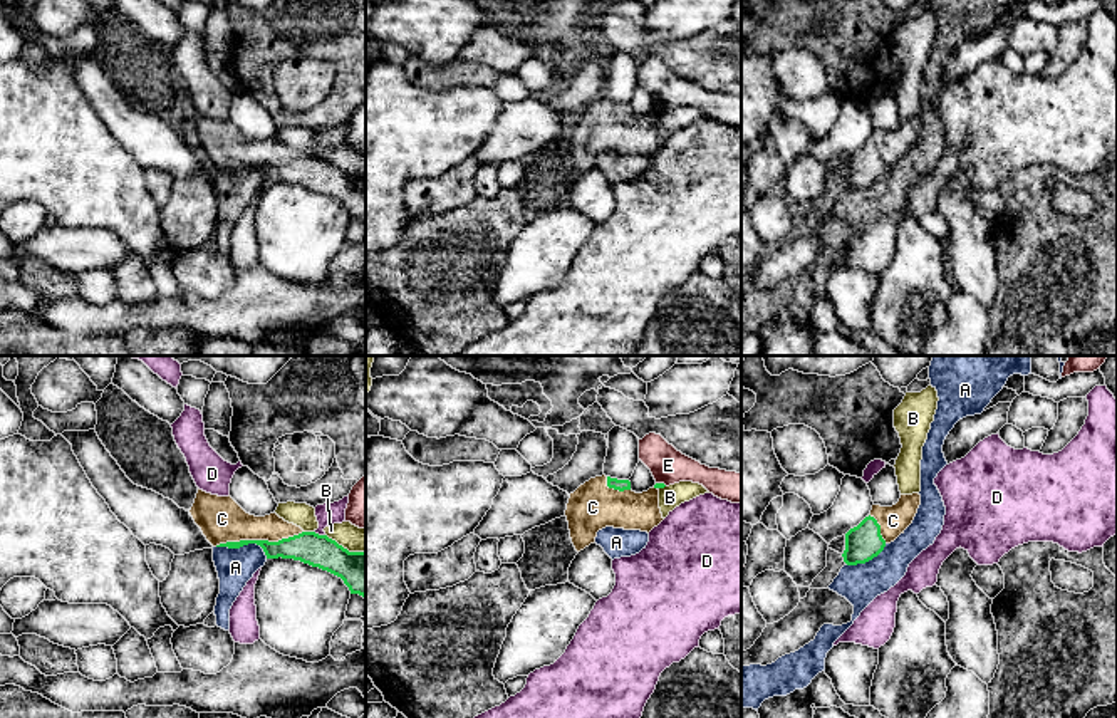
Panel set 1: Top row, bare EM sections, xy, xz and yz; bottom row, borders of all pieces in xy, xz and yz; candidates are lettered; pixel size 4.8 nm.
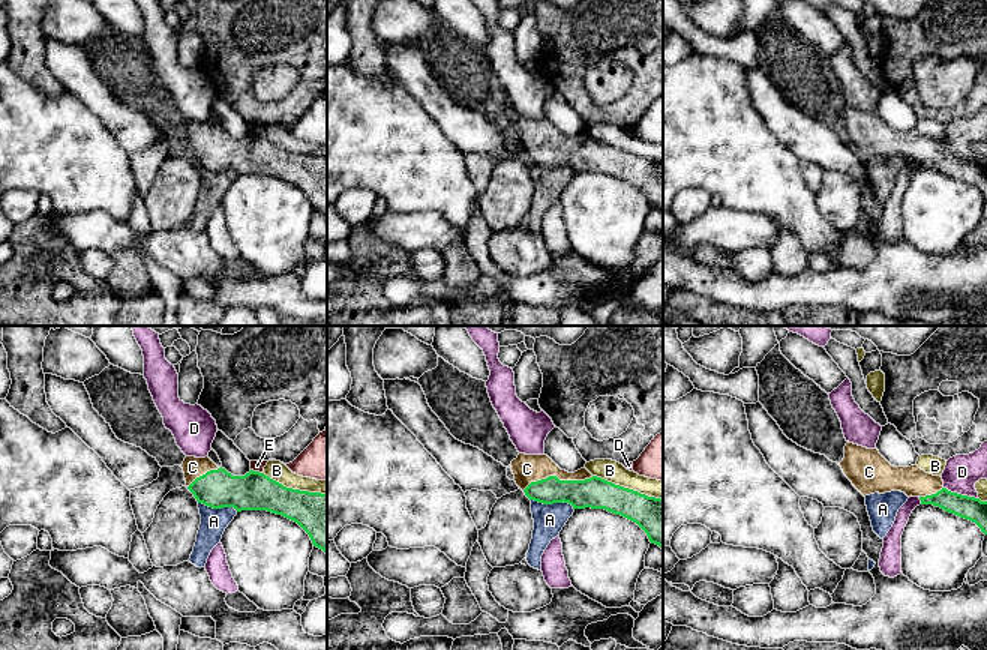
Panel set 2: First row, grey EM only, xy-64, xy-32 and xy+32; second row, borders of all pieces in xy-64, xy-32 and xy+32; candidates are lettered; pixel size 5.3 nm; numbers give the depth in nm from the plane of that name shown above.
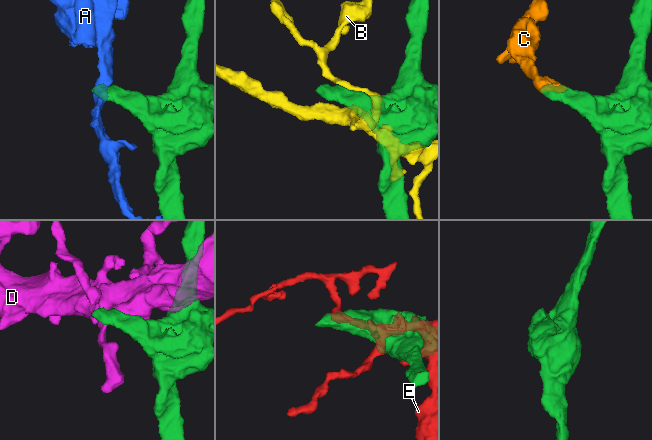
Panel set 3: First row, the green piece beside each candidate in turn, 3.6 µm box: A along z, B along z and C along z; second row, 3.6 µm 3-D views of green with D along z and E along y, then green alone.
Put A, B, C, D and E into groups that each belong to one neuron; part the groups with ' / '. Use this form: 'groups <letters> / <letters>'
groups A / B / C / D / E

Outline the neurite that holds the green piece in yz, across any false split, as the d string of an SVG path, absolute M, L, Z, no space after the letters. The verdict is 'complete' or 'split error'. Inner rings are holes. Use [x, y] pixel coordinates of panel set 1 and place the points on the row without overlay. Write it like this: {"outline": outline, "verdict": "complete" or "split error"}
{"outline": "M919 117L901 119L892 131L872 129L870 138L845 158L844 186L857 190L877 181L912 148L919 129Z", "verdict": "split error"}

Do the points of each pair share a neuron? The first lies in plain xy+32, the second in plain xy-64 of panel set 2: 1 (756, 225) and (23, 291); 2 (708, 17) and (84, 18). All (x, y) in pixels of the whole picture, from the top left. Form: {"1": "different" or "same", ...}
{"1": "different", "2": "same"}

